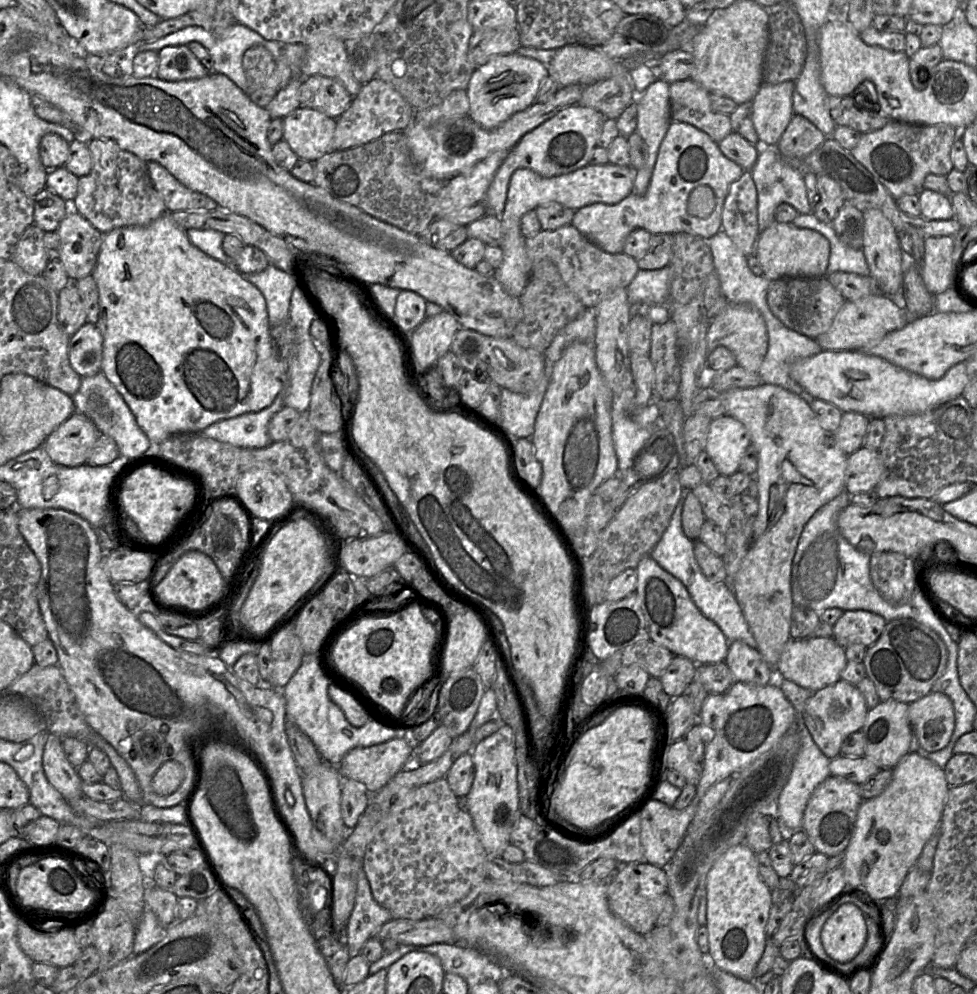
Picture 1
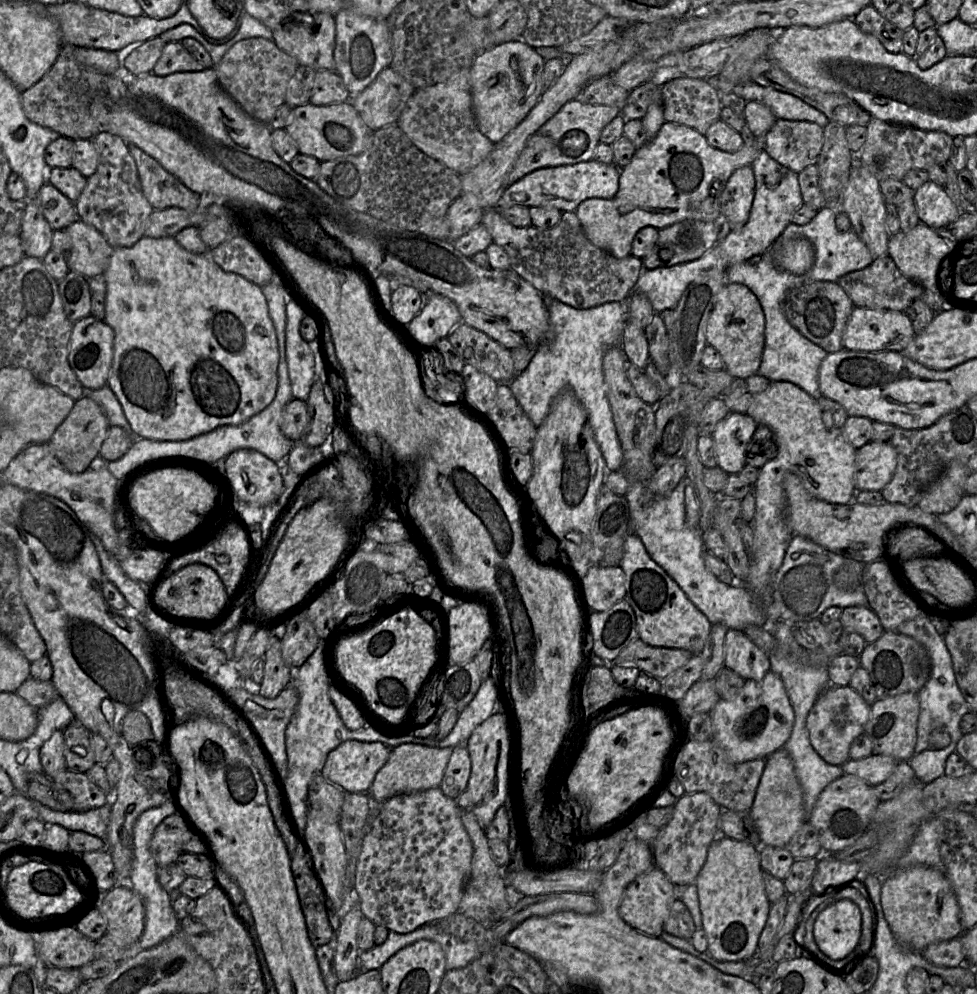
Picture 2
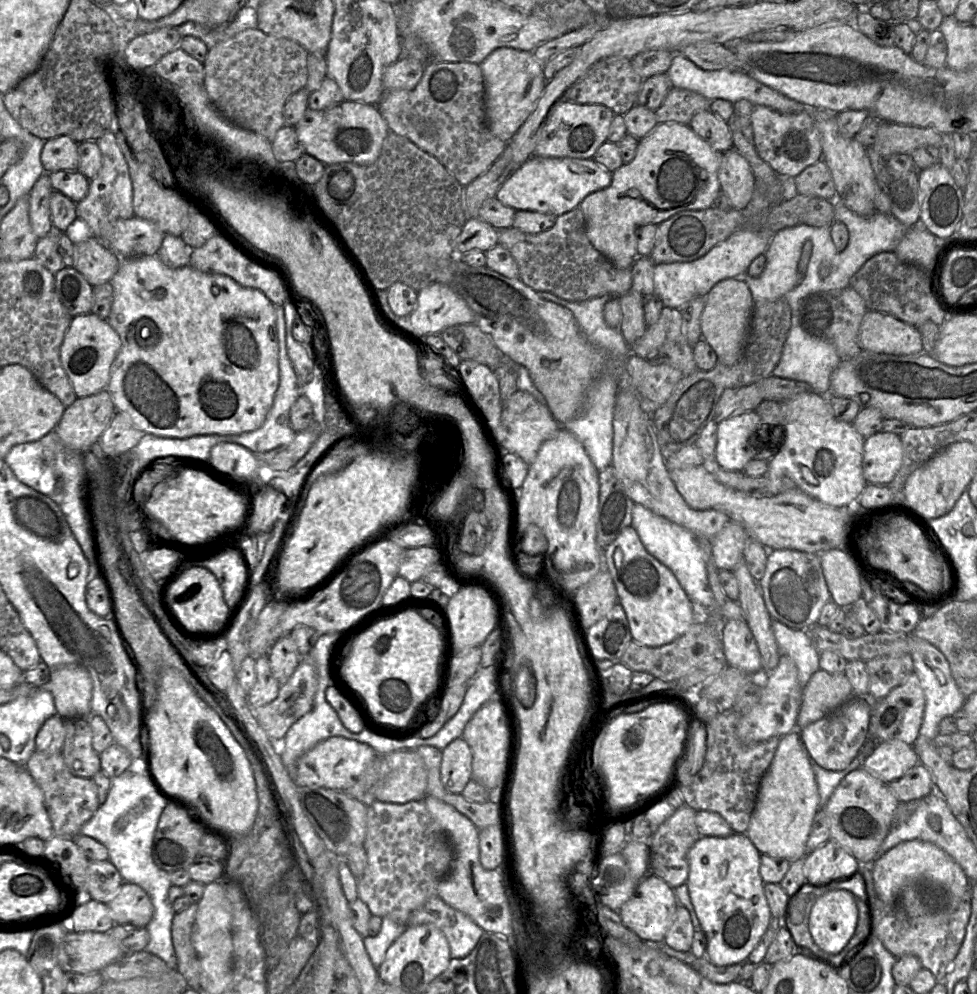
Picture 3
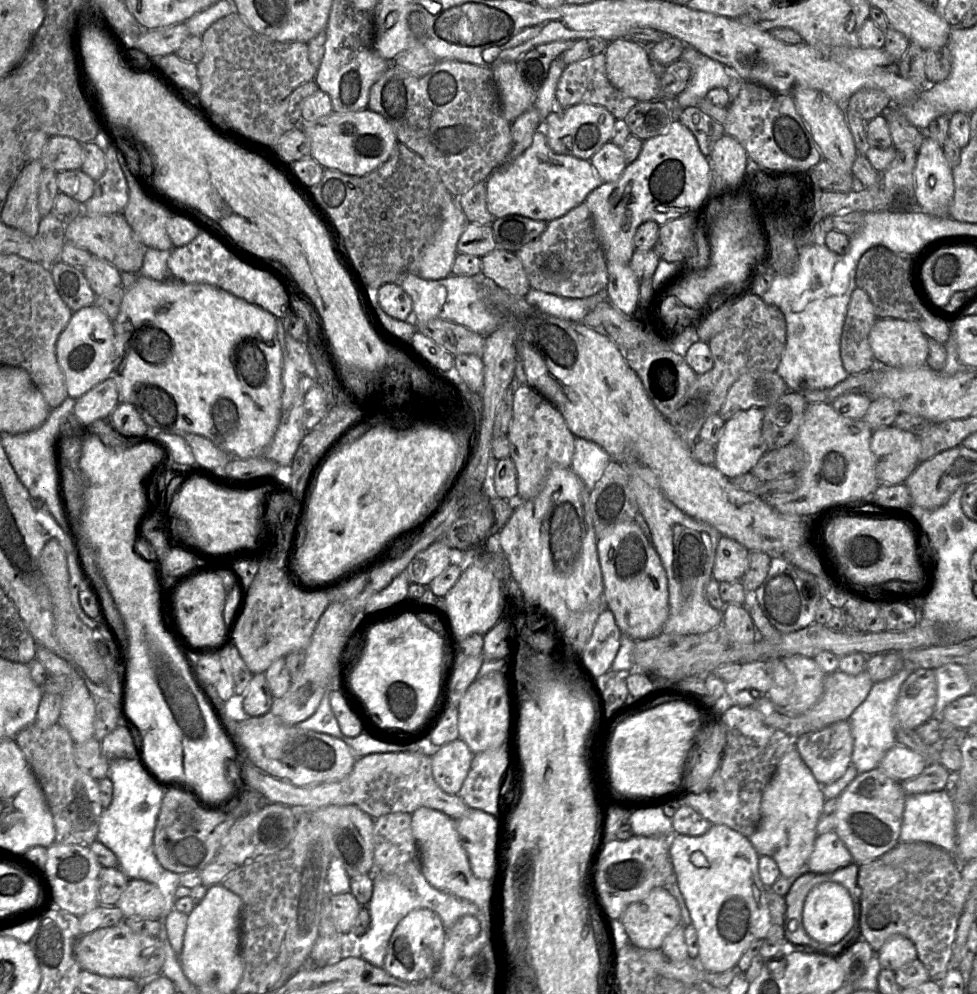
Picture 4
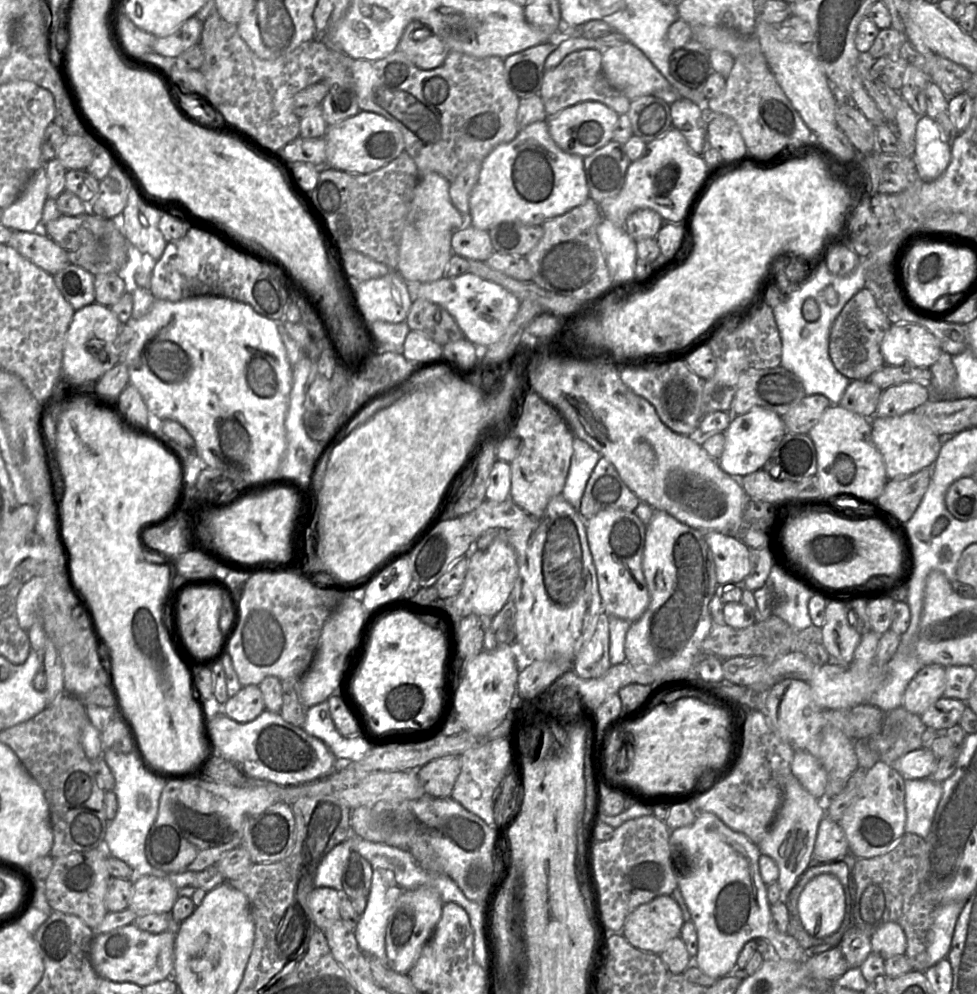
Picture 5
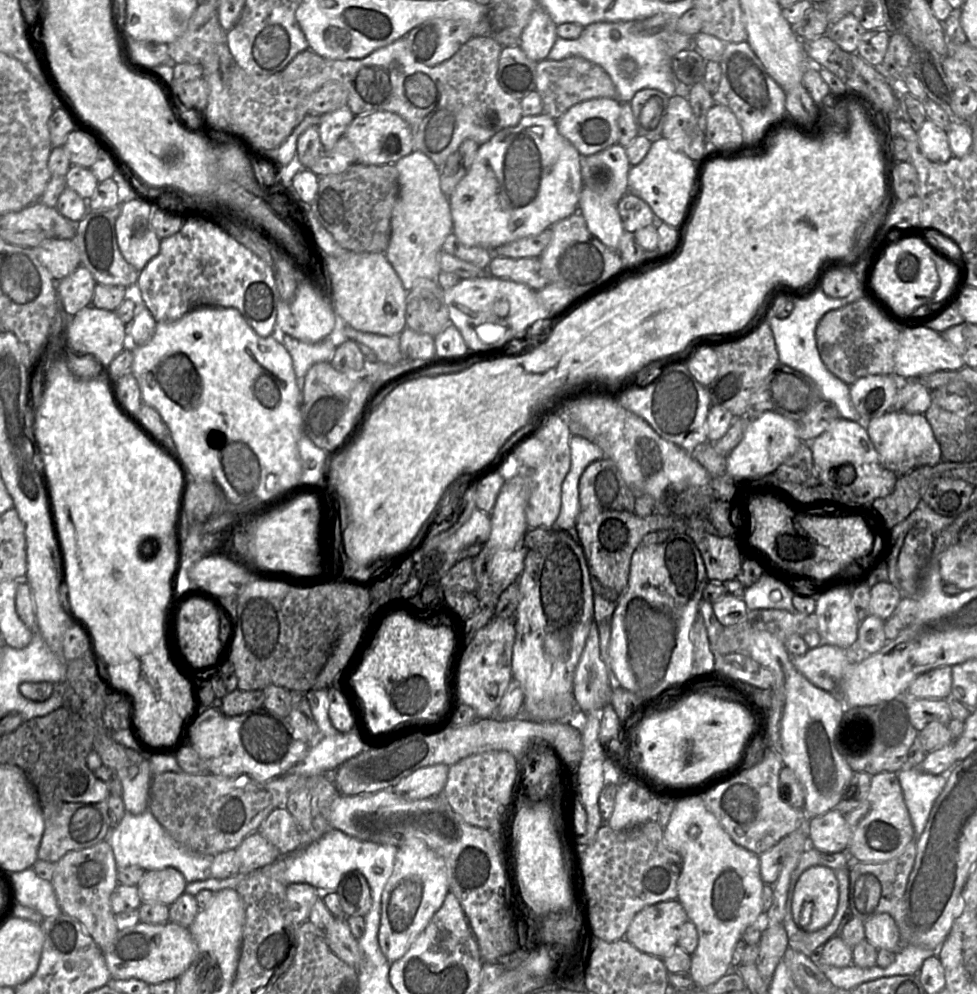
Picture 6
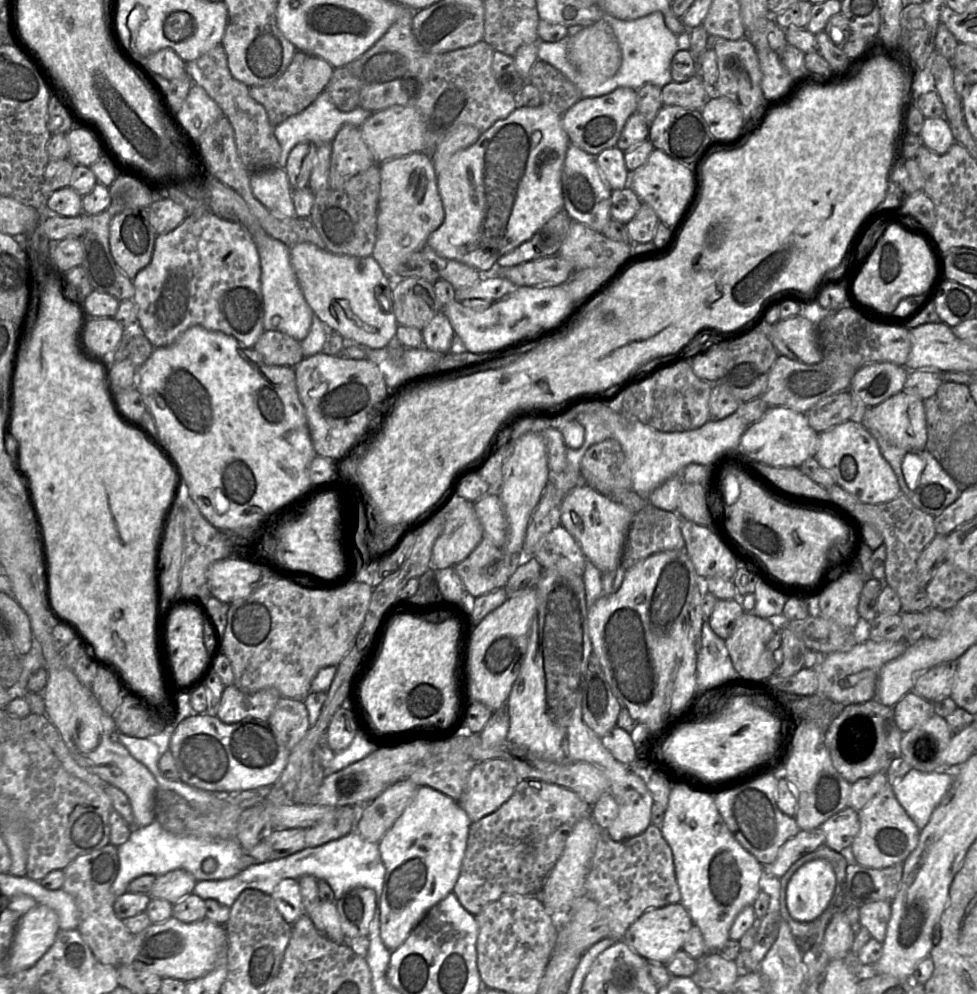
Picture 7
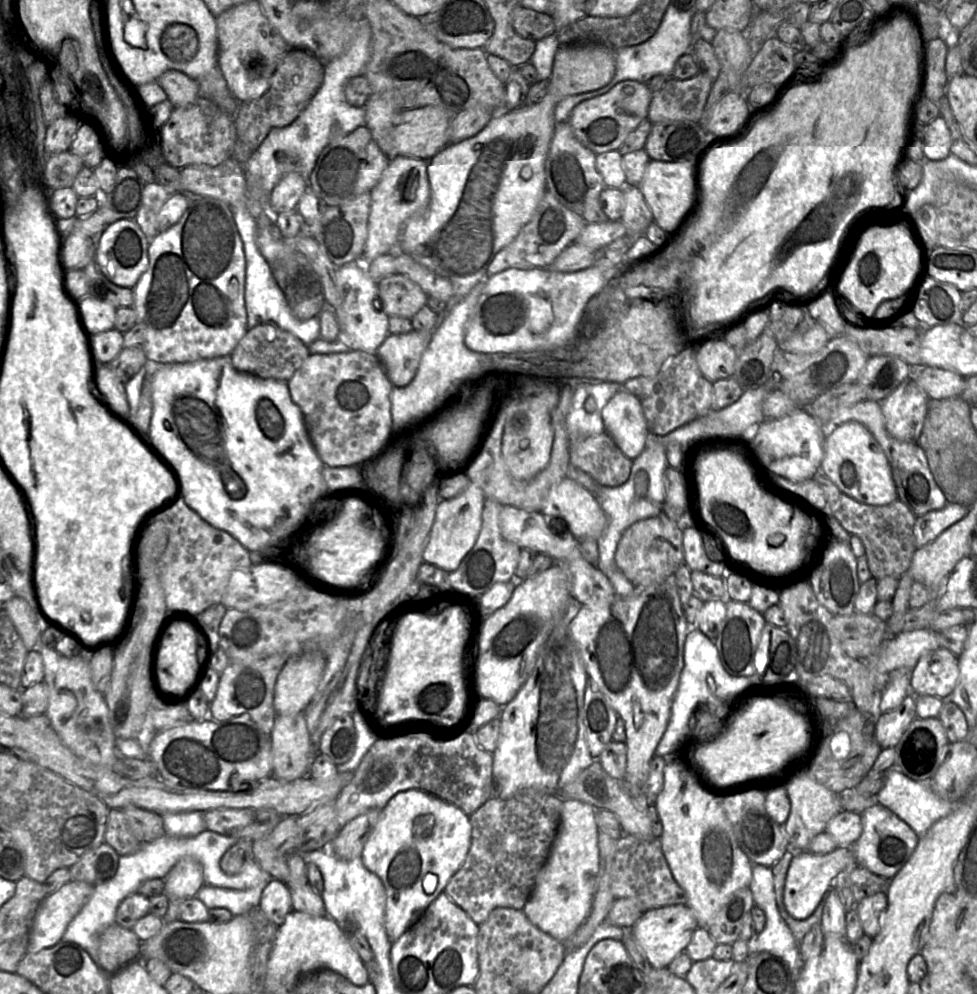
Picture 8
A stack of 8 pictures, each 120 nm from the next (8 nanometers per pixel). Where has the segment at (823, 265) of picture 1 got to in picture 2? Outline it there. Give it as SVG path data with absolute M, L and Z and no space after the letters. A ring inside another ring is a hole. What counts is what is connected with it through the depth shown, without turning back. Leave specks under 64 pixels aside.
M798 238L789 242L774 242L769 248L774 265L795 275L806 274L815 261L815 250L811 242Z

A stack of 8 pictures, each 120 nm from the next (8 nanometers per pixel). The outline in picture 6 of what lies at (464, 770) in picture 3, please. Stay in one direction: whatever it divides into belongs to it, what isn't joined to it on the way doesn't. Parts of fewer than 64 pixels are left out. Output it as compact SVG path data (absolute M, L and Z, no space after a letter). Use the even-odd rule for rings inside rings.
M437 764L421 768L401 780L393 792L407 800L421 800L440 795L448 779L449 766Z

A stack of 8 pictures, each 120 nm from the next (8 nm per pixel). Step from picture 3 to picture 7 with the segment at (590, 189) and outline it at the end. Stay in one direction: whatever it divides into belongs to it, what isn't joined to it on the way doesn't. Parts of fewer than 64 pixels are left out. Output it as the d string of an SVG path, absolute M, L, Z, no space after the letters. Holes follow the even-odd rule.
M519 104L508 117L496 121L470 147L456 152L445 169L437 174L437 186L445 217L426 241L439 256L490 274L497 260L529 240L549 219L563 210L561 174L569 145L561 125L562 115L546 104L528 107Z

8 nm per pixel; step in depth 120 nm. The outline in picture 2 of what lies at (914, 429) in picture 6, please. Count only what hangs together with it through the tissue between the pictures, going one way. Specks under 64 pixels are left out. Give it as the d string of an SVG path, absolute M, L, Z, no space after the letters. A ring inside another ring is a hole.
M869 441L856 451L856 491L882 491L892 480L896 467L897 453L890 442Z

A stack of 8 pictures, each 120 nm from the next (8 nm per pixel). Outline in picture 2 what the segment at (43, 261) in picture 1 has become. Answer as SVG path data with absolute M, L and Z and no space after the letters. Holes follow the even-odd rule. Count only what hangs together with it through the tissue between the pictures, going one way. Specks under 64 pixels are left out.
M37 197L28 199L20 230L25 257L43 260L51 250L53 232L42 213Z

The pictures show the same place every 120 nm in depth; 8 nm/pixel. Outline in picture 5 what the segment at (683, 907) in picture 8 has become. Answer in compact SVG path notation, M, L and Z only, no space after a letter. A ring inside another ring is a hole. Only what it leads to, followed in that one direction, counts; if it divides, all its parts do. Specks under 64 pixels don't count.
M662 895L634 909L626 918L621 934L635 948L659 955L673 939L680 936L684 922L678 902L672 895Z

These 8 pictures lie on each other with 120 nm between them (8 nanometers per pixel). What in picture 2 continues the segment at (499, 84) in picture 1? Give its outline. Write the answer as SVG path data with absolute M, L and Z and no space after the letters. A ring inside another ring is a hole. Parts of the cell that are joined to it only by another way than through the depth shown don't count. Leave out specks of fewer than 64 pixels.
M523 40L496 45L479 53L471 72L473 113L479 131L492 143L499 143L534 108L544 92L545 60Z

